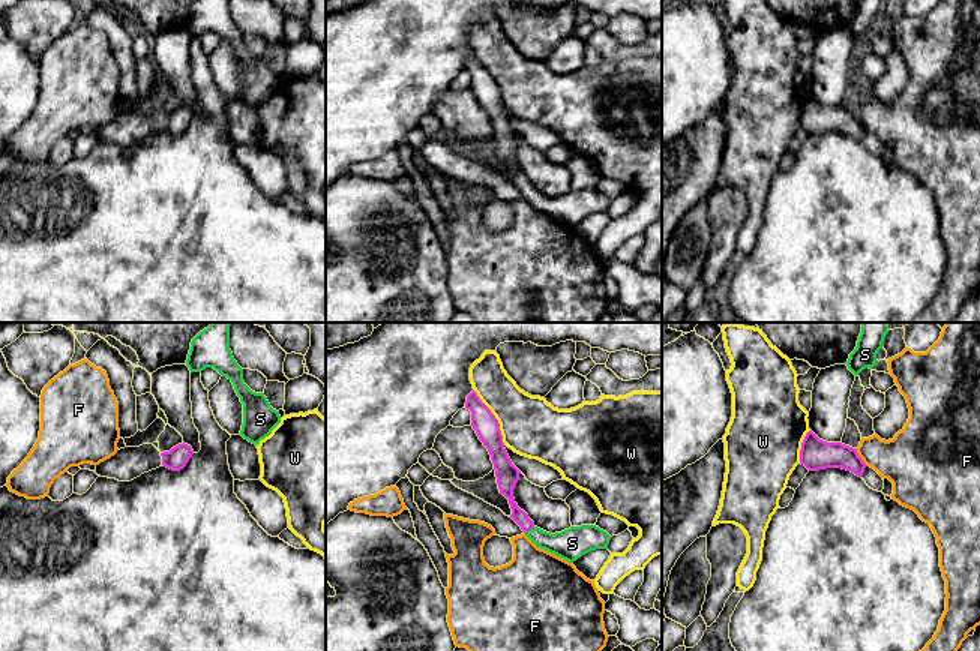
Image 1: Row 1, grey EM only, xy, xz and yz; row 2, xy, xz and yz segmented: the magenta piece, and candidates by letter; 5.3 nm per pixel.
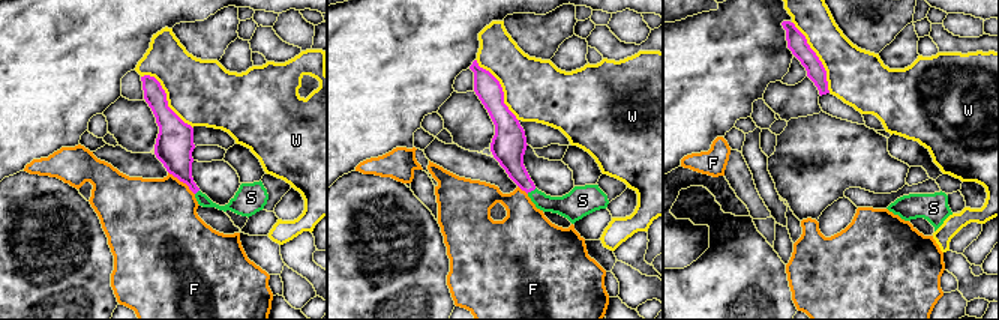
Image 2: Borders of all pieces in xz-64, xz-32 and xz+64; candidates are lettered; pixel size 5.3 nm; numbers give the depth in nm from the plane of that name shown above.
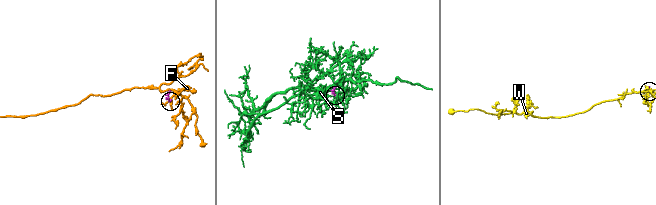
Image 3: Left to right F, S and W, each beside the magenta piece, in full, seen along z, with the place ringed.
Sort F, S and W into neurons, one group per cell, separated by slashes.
F / S / W

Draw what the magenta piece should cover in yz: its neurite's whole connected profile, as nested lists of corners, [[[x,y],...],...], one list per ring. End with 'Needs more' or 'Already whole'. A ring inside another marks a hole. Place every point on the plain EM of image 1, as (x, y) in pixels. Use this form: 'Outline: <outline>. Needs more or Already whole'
Outline: [[[809,94],[801,106],[800,128],[809,135],[842,132],[861,141],[867,130],[858,120],[857,112],[842,106],[827,106]]]. Already whole

